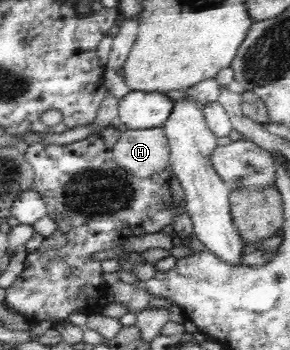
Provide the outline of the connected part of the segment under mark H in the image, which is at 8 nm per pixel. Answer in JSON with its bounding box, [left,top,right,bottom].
[113,127,171,179]

